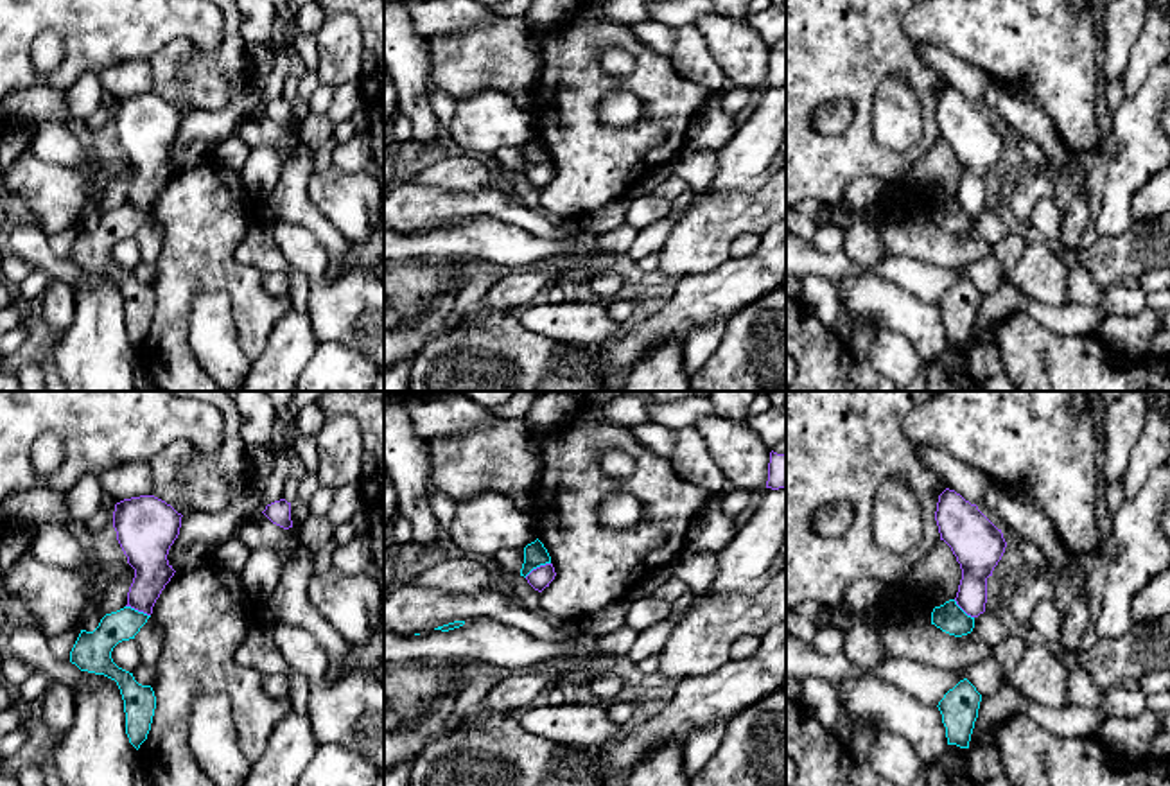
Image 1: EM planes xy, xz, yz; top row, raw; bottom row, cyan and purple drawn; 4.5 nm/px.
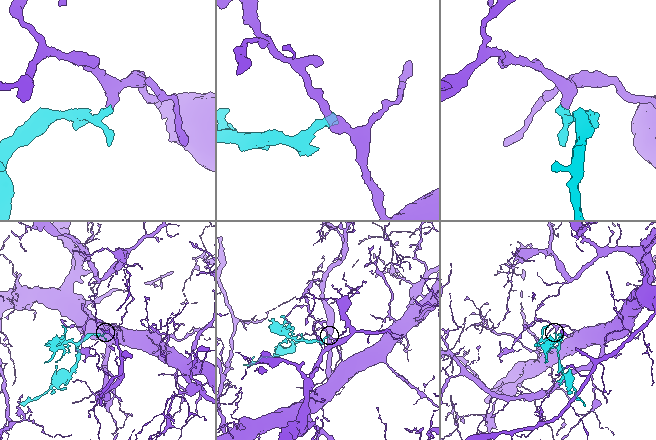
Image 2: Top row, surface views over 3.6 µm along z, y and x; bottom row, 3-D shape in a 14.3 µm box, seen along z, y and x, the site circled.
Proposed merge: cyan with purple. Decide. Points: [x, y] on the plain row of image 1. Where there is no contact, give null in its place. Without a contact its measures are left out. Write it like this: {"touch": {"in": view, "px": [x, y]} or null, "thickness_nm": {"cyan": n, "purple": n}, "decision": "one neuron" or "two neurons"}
{"touch": {"in": "xz", "px": [537, 164]}, "thickness_nm": {"cyan": 110, "purple": 100}, "decision": "two neurons"}

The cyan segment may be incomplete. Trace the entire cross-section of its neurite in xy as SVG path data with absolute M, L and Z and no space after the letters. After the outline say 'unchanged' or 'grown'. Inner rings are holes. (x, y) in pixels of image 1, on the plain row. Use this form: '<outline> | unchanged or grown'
M131 205L106 212L93 230L81 228L70 249L70 260L81 269L104 273L117 280L124 298L126 332L136 348L151 328L156 294L151 284L138 282L133 271L118 266L111 249L118 240L135 237L149 215Z | unchanged

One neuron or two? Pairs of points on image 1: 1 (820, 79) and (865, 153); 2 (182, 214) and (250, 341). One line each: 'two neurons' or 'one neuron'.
1: one neuron
2: one neuron

